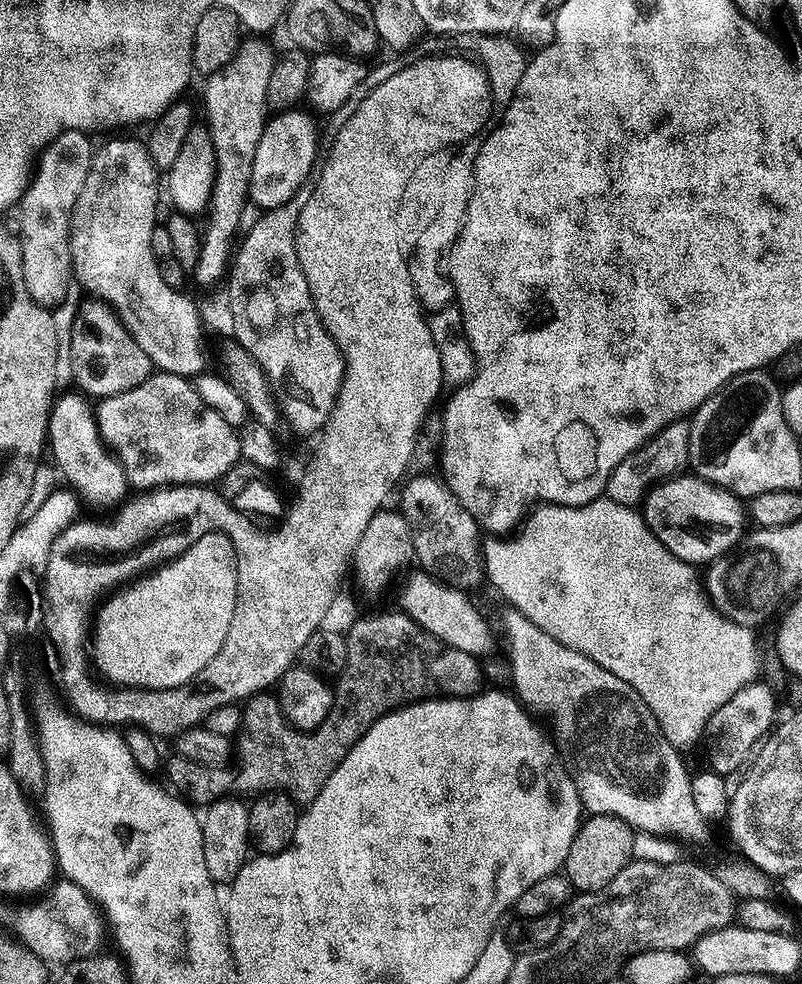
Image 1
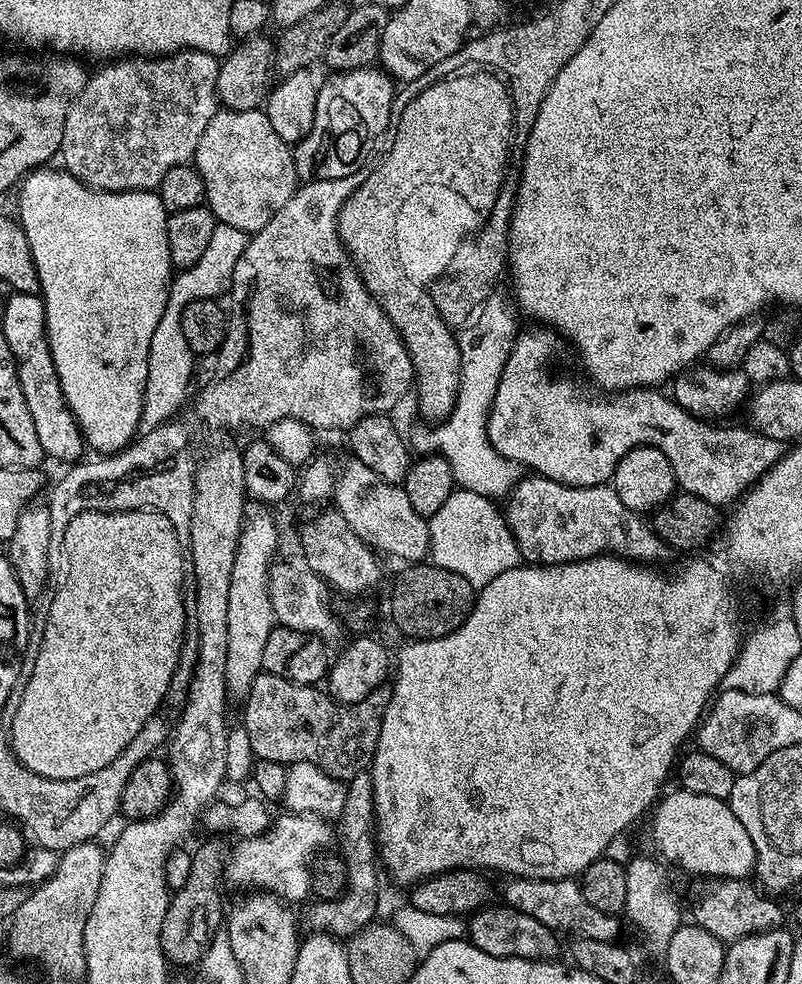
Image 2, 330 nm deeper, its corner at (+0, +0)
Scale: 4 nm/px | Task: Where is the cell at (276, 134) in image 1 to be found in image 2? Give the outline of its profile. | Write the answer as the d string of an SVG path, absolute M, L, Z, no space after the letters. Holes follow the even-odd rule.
M355 68L329 77L325 84L319 85L312 128L294 144L296 173L304 182L357 175L361 171L360 163L371 154L376 139L387 128L389 131L394 116L392 99L396 92L398 96L398 88L383 68Z

